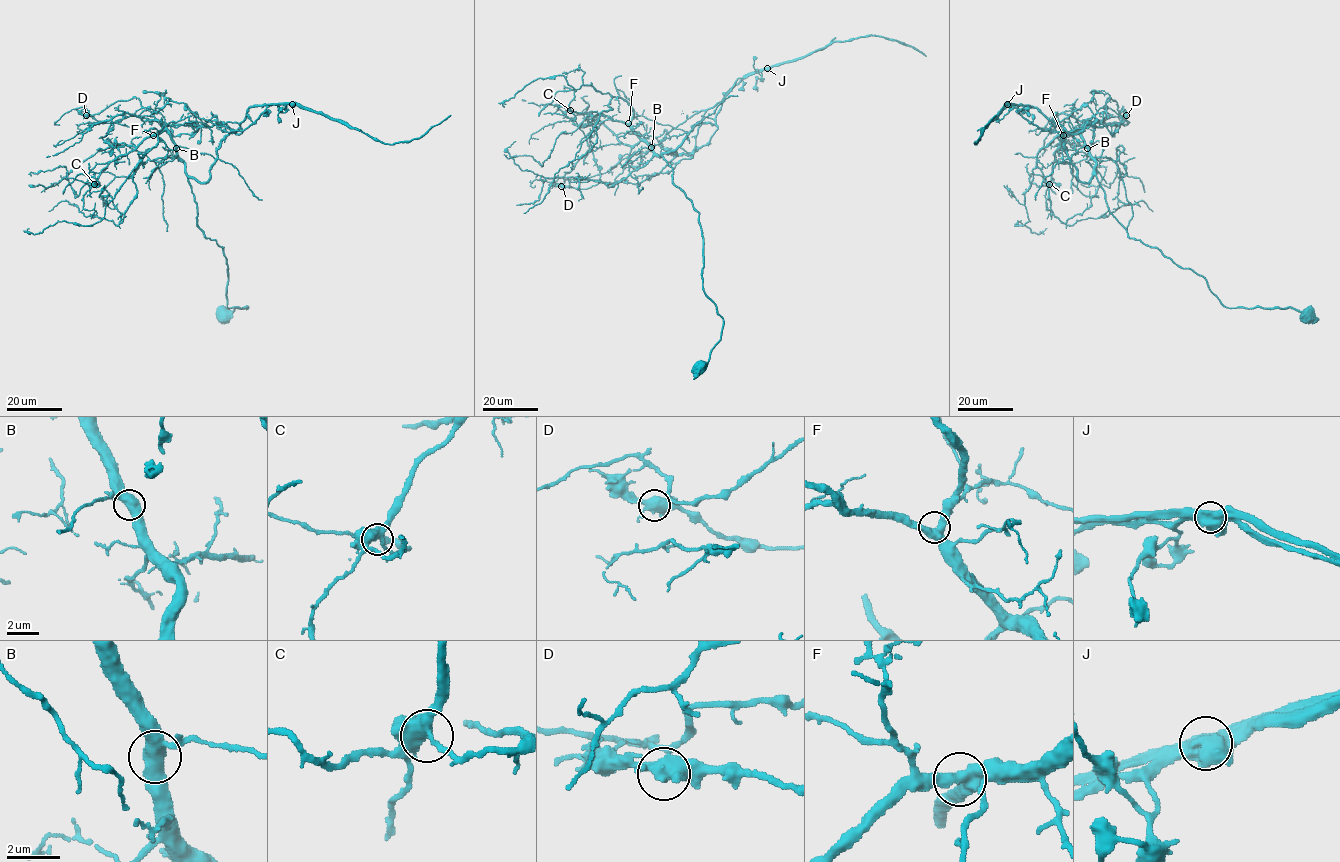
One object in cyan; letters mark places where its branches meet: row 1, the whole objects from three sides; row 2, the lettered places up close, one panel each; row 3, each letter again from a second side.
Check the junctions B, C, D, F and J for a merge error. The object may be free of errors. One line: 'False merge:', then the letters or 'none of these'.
False merge: J

